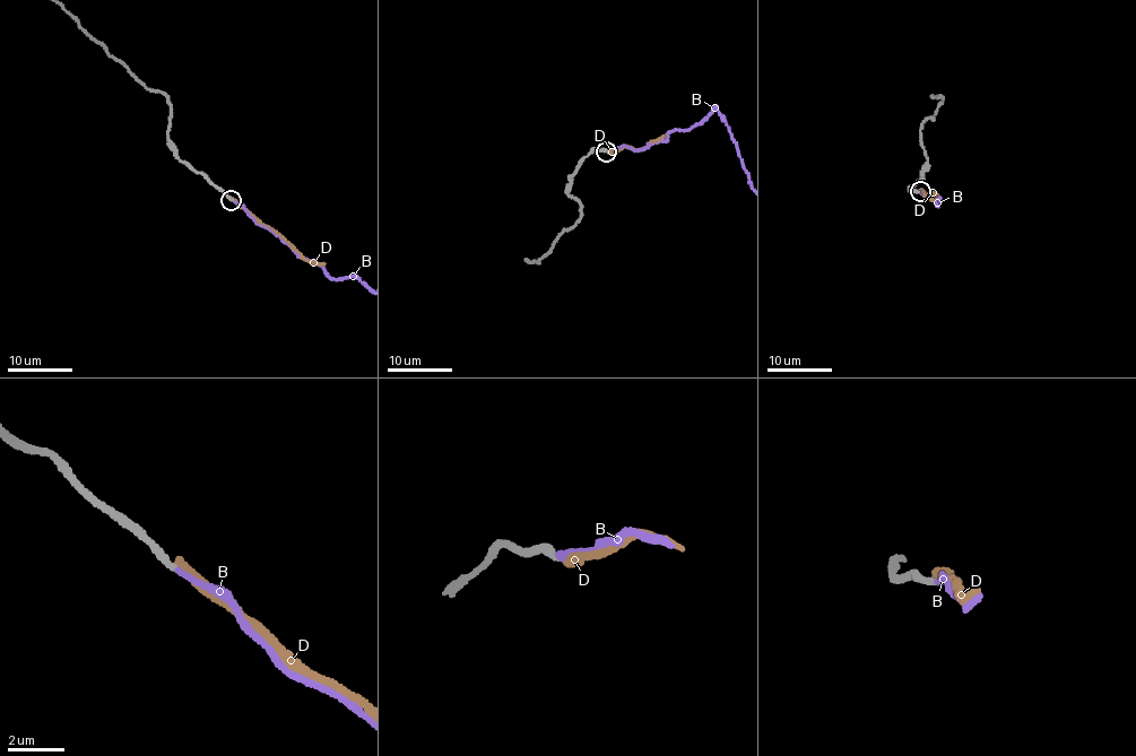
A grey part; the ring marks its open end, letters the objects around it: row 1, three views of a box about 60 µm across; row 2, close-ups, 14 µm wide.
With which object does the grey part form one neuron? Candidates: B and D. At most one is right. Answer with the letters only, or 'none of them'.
B

